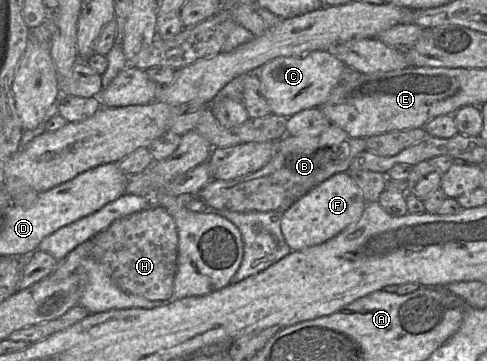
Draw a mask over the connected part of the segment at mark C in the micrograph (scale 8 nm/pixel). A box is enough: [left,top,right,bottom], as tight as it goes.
[256,50,344,118]

